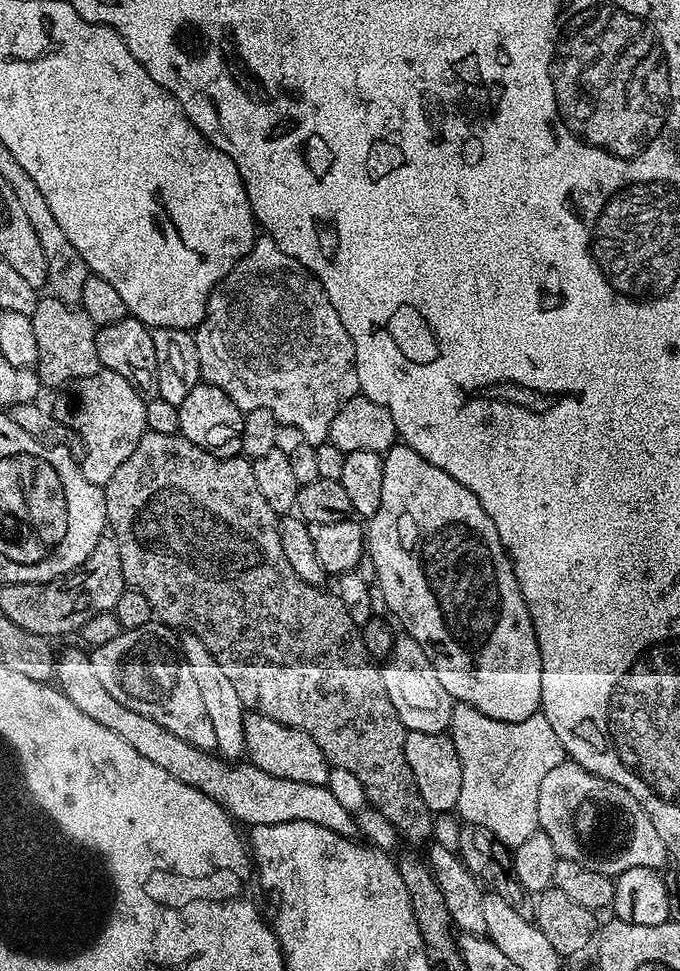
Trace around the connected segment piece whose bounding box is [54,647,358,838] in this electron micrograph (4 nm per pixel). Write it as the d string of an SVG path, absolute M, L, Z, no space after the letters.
M80 648L66 649L55 661L54 680L60 692L66 694L66 698L86 714L86 718L94 718L94 722L106 726L106 730L114 730L118 738L134 746L142 758L150 758L150 762L166 770L166 774L174 774L174 778L186 782L186 786L194 786L194 790L202 790L214 798L214 802L221 804L233 821L255 826L309 820L349 838L357 835L355 815L347 812L325 785L290 782L290 778L274 778L274 774L266 774L266 770L250 762L229 762L219 754L190 746L190 742L178 738L178 734L170 734L166 726L158 726L154 718L134 714L130 706L122 706L118 698L106 694L106 686L102 686L102 682L98 682L98 674L94 674L91 655Z

